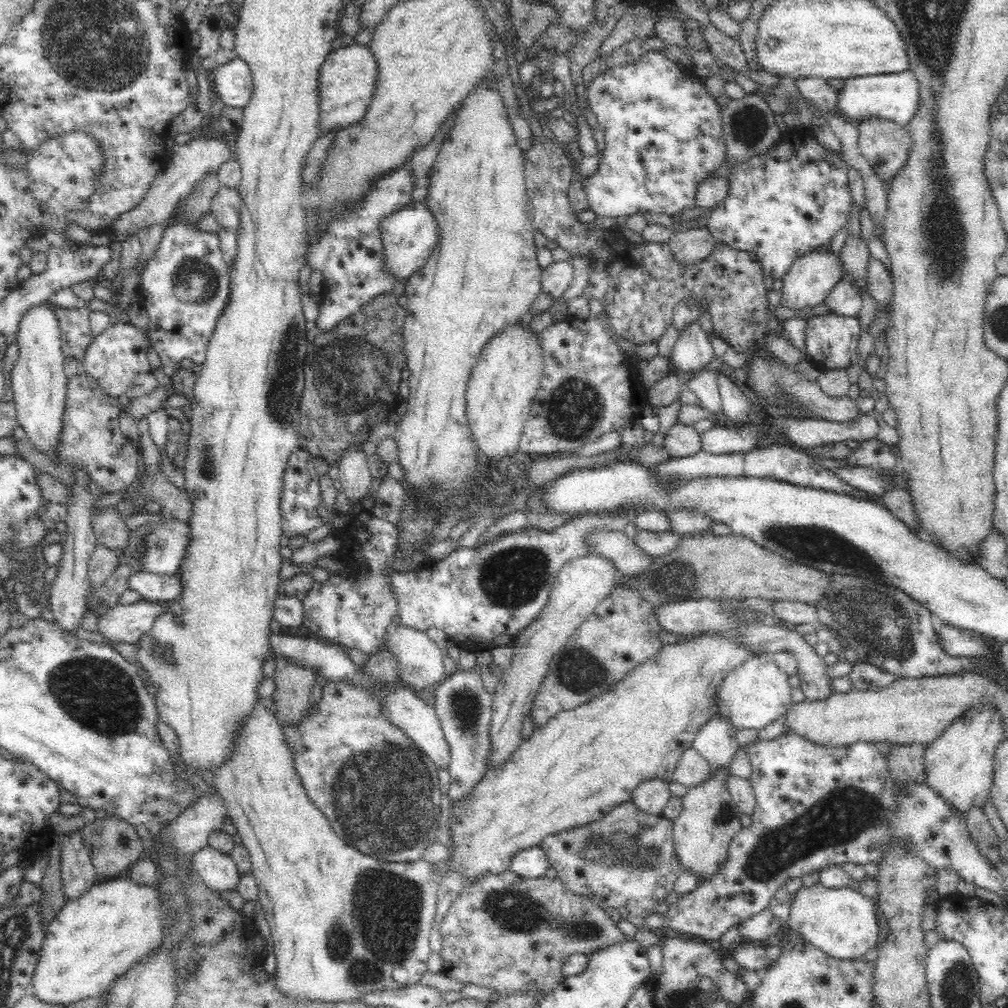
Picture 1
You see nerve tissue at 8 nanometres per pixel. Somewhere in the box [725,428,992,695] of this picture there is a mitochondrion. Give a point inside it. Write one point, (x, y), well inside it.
(875, 619)

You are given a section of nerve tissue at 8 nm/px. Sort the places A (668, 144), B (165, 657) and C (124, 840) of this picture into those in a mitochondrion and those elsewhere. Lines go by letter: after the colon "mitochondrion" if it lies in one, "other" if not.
A: other
B: mitochondrion
C: mitochondrion

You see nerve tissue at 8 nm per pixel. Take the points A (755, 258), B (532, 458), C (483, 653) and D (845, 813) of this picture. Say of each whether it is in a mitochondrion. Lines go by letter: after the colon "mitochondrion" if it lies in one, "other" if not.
A: other
B: other
C: other
D: mitochondrion

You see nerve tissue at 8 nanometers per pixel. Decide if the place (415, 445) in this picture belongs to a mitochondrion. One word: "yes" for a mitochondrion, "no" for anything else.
no

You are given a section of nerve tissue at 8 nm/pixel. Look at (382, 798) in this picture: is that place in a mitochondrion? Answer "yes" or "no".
yes

